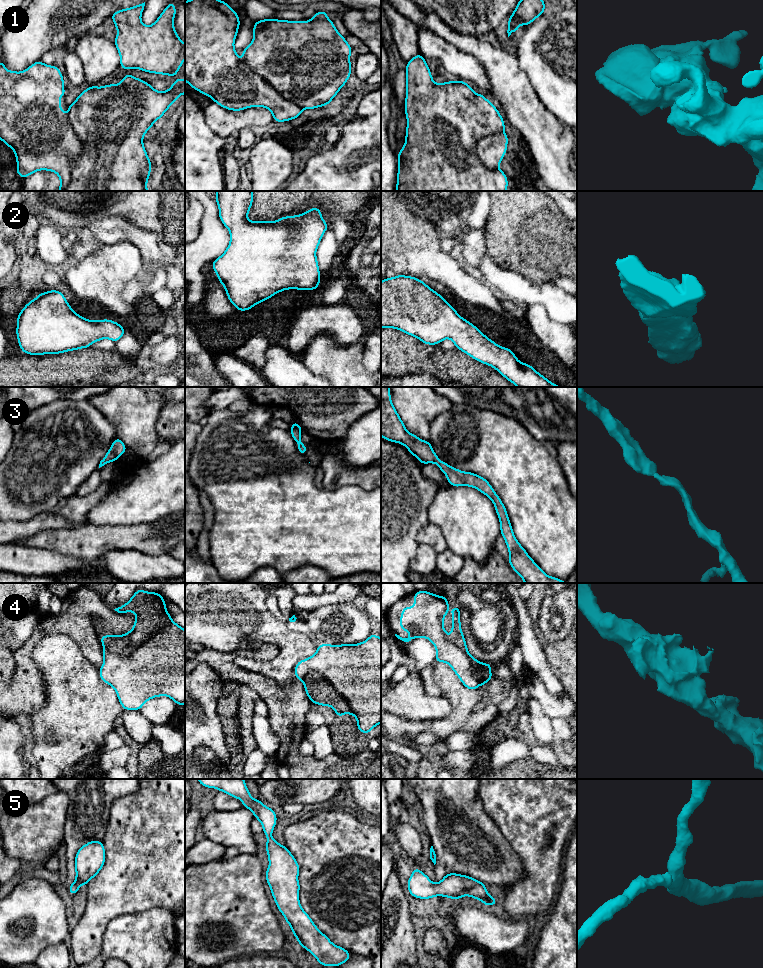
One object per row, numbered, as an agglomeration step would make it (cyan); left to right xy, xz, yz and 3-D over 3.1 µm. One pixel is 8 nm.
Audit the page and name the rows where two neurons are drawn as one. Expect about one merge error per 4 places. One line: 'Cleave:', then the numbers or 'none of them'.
Cleave: none of them

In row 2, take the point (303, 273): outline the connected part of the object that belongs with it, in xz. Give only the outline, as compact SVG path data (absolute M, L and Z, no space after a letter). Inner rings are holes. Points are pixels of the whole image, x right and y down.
M216 191L219 218L230 232L230 243L225 252L213 261L212 267L226 290L229 301L238 311L247 311L284 290L317 289L321 279L316 251L323 234L329 228L318 207L313 207L301 215L284 216L277 221L249 221L247 217L253 195L253 191Z

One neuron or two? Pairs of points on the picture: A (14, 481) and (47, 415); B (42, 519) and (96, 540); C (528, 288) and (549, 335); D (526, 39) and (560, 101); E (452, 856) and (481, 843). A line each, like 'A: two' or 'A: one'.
A: one
B: two
C: two
D: one
E: one

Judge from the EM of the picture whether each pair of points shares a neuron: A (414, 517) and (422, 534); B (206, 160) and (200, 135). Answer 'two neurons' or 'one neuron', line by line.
A: two neurons
B: one neuron

